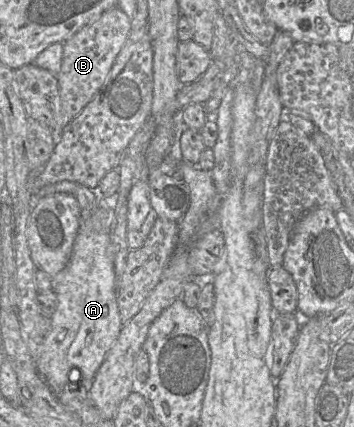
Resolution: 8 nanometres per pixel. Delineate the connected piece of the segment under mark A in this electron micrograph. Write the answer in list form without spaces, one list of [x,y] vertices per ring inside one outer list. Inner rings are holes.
[[[98,197],[96,211],[80,223],[69,262],[52,277],[58,305],[51,317],[51,330],[44,339],[36,368],[55,394],[65,391],[71,383],[77,384],[76,387],[83,385],[89,391],[123,326],[117,304],[117,278],[109,236],[114,209],[115,197]],[[75,367],[79,369],[81,379],[70,383],[69,373]]]

